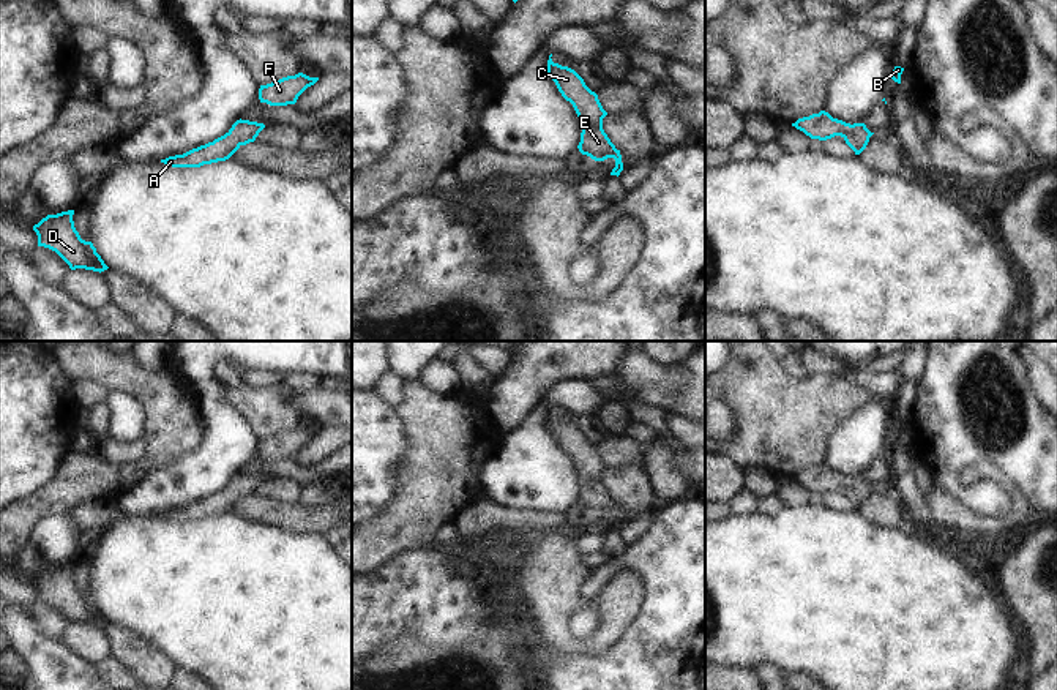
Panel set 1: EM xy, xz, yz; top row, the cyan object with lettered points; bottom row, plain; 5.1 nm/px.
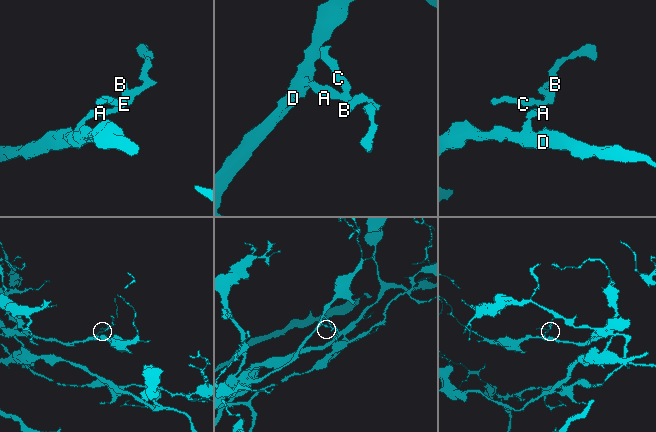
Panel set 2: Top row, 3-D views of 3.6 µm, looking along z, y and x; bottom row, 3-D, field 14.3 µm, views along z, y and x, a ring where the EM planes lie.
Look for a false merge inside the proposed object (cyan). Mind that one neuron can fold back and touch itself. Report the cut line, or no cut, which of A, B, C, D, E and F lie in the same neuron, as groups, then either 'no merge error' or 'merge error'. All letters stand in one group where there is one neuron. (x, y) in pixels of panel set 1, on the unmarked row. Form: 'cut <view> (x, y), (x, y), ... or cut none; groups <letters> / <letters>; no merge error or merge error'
cut none; groups A B C D E F; no merge error

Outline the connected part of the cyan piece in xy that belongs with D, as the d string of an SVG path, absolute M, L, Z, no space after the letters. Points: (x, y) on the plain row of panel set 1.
M74 564L62 565L57 568L47 568L33 584L38 589L38 600L55 605L71 624L85 622L93 625L104 625L109 621L92 595L80 592L73 575Z

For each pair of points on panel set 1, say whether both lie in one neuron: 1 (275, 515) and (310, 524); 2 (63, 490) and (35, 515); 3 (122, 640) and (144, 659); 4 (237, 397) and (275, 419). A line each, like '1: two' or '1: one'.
1: one
2: one
3: one
4: one

